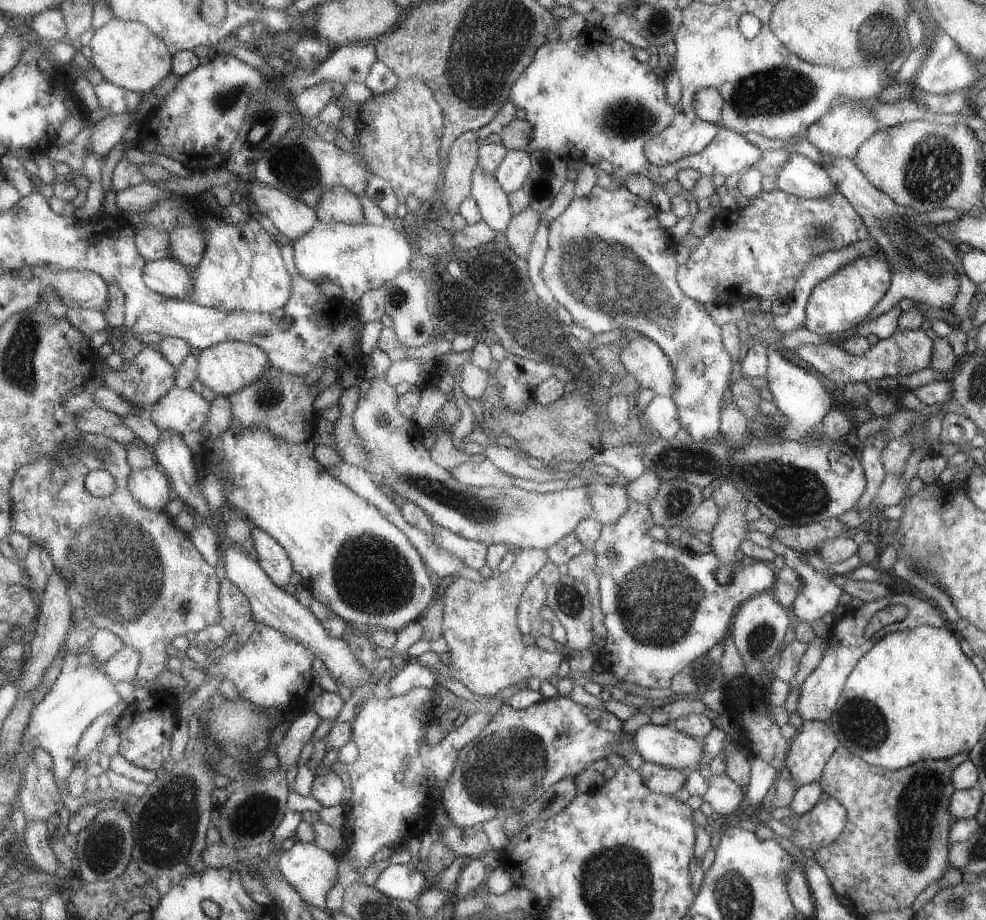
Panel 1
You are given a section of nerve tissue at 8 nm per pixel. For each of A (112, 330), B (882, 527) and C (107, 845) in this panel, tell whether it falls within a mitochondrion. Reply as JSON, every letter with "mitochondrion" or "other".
{"A":"other","B":"other","C":"mitochondrion"}

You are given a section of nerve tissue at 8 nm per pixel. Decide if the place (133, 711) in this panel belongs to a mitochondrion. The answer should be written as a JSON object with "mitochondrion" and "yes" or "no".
{"mitochondrion":"no"}

